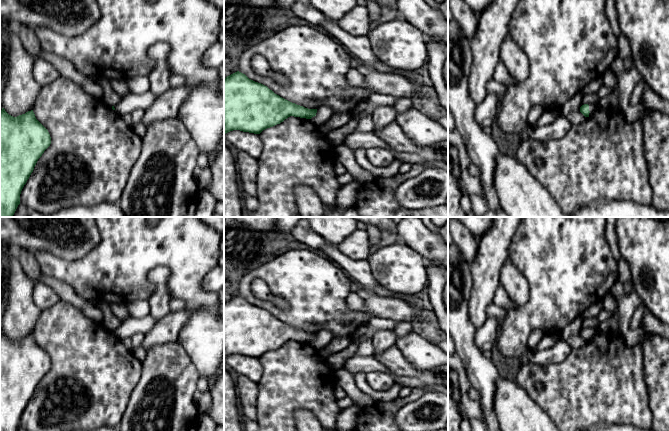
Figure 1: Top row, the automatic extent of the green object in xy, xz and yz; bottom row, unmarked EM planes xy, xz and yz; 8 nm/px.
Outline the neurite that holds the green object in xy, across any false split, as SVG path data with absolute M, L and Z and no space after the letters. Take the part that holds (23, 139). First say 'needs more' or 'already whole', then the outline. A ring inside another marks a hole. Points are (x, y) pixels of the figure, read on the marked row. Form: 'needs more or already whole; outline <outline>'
already whole; outline M33 110L13 117L0 111L0 217L12 217L20 204L21 191L38 159L50 146L48 130L36 119Z

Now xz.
already whole; outline M239 71L224 78L224 134L233 130L260 134L290 116L311 119L316 113L317 109L292 103Z

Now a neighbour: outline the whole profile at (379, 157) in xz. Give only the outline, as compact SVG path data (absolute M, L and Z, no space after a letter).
M378 147L366 149L366 156L370 164L375 167L389 166L395 160L395 156L391 150Z

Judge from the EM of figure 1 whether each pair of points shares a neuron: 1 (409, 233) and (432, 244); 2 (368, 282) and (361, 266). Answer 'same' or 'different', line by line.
1: same
2: same

